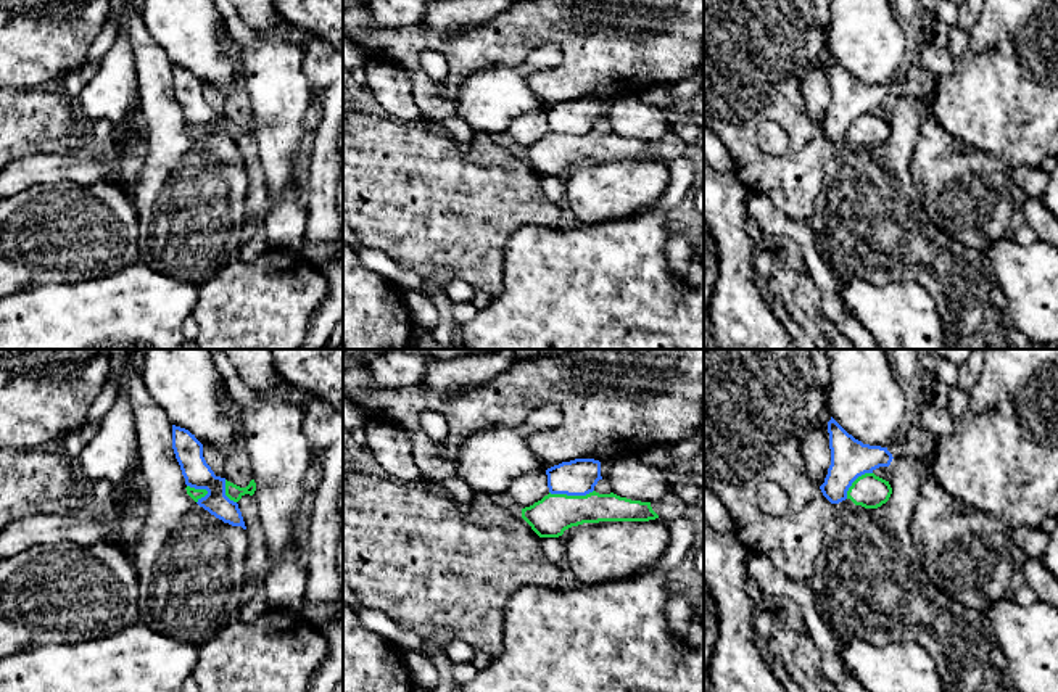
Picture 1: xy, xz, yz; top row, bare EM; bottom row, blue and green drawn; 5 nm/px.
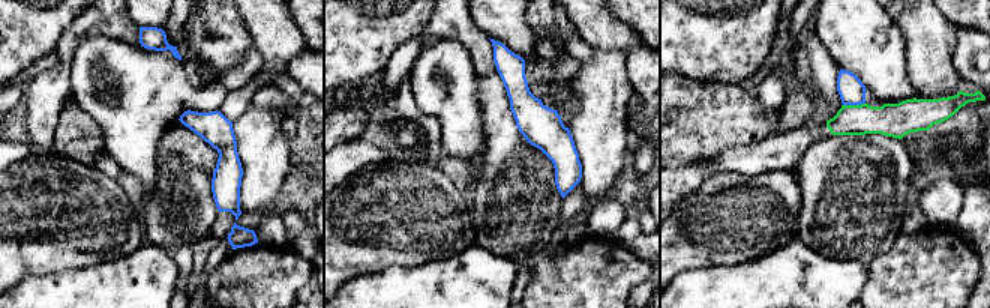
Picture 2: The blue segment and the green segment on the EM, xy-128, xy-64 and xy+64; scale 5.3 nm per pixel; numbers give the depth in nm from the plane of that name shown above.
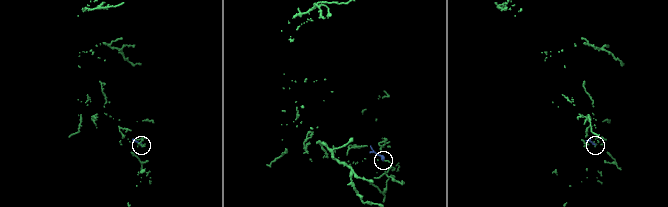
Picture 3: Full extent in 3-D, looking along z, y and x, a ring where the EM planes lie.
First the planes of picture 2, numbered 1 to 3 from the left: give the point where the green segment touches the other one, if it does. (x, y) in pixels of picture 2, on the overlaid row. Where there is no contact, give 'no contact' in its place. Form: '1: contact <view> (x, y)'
1: no contact
2: no contact
3: contact xy+64 (854, 104)

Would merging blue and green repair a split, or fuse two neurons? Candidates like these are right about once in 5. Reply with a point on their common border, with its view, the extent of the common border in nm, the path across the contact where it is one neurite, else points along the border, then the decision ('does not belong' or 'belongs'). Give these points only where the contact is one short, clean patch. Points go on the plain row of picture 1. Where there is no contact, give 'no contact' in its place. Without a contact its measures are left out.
meets blue in xz at (570, 134); contact 220 nm long; border along xz (593, 129), (585, 134), (549, 132); does not belong

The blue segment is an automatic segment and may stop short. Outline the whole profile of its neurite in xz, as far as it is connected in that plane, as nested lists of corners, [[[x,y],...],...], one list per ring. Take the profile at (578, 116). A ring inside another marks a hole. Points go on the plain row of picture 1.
[[[575,98],[546,109],[551,134],[586,135],[594,130],[601,116],[601,101]]]

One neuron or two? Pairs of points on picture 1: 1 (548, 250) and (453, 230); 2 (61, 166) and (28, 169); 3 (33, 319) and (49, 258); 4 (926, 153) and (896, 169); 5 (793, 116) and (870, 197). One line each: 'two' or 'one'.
1: two
2: one
3: two
4: two
5: two

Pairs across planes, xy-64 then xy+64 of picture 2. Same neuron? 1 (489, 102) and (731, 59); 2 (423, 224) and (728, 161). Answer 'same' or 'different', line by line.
1: different
2: different

